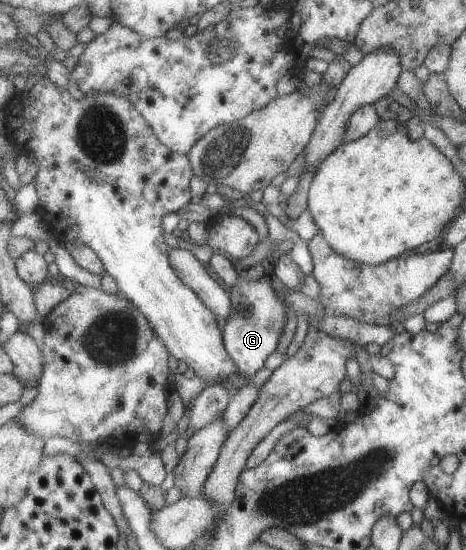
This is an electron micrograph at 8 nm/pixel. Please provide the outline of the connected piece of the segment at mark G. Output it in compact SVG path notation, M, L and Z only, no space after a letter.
M242 272L240 282L229 289L235 311L225 326L225 341L230 354L239 366L243 380L244 376L253 377L266 367L268 359L277 352L280 340L288 328L288 320L290 320L288 312L291 307L286 300L286 294L278 292L274 280L266 274L257 278L249 272Z

